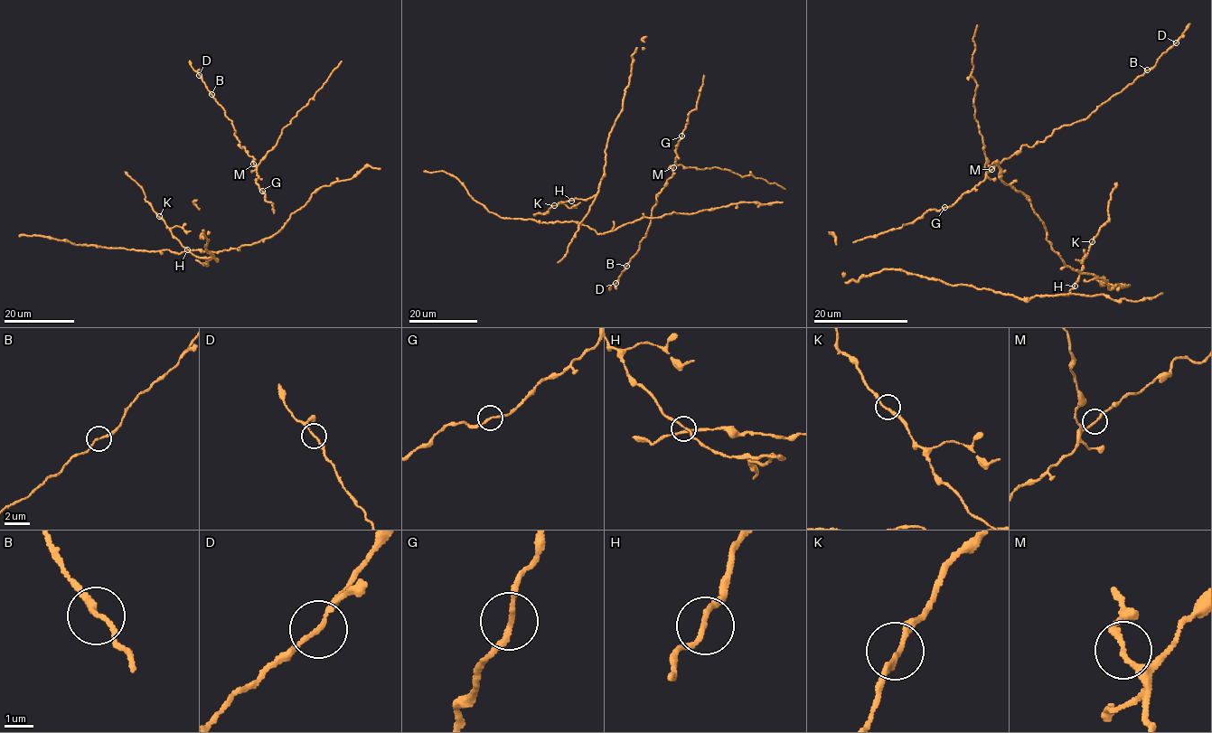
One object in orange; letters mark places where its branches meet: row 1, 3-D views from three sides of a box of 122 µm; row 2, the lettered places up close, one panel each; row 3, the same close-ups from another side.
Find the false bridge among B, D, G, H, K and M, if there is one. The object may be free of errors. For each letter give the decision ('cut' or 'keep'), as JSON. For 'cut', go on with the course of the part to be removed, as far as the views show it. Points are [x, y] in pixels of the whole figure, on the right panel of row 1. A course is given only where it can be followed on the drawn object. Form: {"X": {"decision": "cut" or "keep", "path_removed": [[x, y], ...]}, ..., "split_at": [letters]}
{"B": {"decision": "keep"}, "D": {"decision": "cut", "path_removed": [[1176, 42], [1190, 23]]}, "G": {"decision": "keep"}, "H": {"decision": "keep"}, "K": {"decision": "keep"}, "M": {"decision": "keep"}, "split_at": ["D"]}

